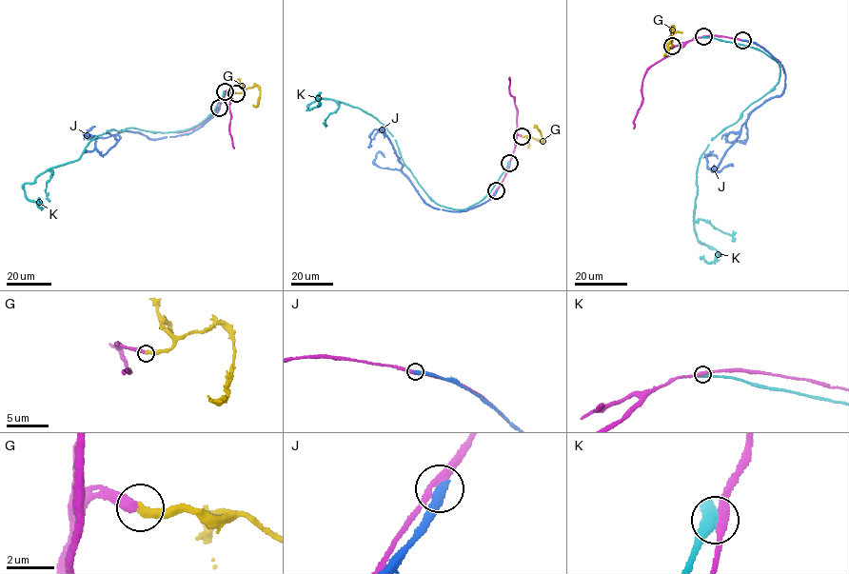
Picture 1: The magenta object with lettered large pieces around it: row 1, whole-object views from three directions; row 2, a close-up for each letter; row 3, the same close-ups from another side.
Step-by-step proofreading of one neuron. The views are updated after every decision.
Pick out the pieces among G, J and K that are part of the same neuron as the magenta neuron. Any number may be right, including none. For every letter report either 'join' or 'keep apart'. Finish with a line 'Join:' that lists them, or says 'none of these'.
G: join
J: keep apart
K: keep apart
Join: G

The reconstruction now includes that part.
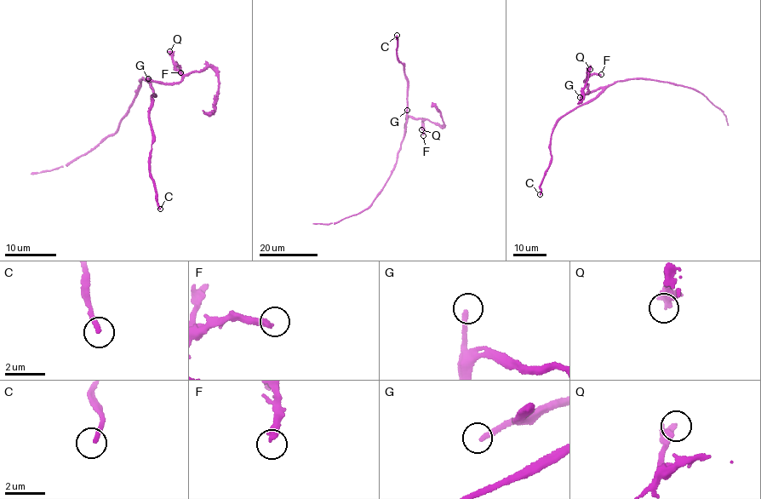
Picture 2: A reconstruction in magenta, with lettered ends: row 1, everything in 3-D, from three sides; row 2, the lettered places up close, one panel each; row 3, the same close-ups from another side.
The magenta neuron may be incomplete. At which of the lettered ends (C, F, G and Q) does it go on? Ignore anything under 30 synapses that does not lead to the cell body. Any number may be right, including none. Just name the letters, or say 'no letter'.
G

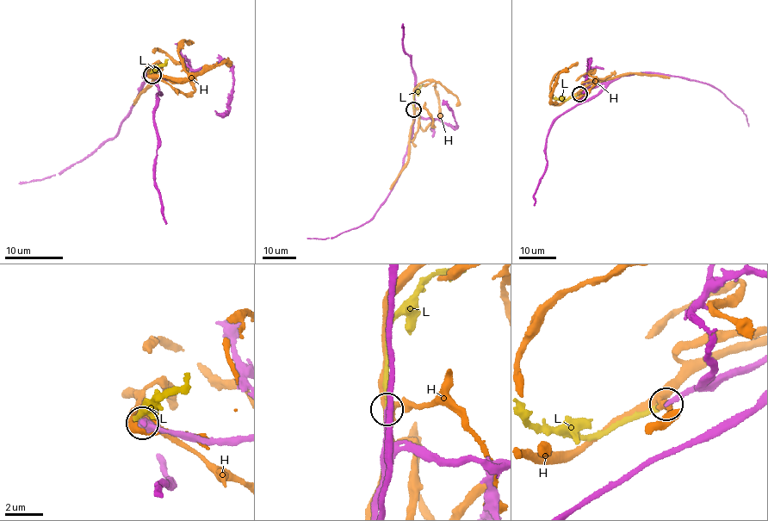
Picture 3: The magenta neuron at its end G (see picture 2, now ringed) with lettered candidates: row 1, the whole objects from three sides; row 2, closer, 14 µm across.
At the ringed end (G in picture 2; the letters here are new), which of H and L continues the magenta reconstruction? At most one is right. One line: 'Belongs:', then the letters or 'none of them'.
Belongs: L

